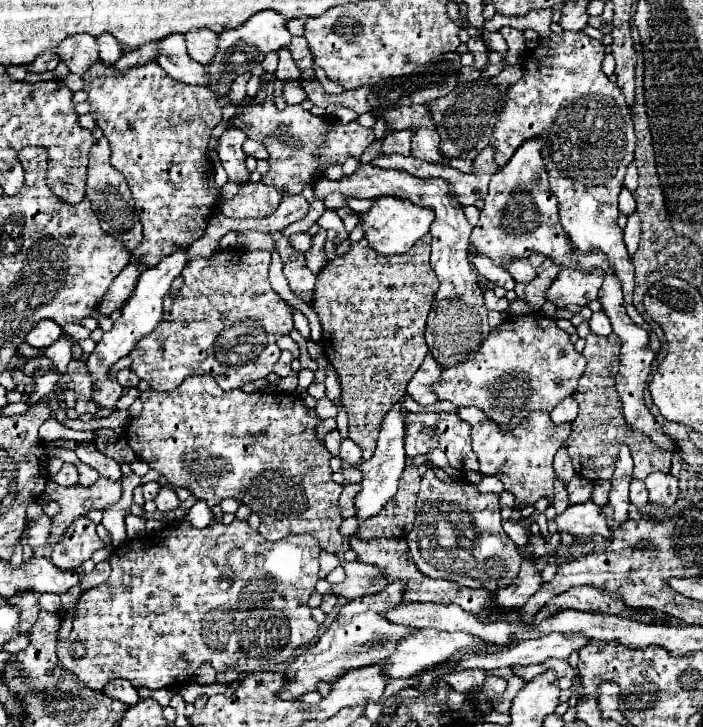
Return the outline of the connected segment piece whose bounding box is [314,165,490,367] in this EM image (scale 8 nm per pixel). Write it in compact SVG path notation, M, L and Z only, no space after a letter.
M358 165L354 175L342 177L340 181L330 181L326 177L320 177L316 181L314 193L318 199L324 199L332 191L360 199L394 195L434 211L436 217L430 227L430 233L434 237L430 265L440 281L440 287L434 295L434 303L426 321L426 343L440 367L450 367L458 361L466 361L488 337L490 327L488 327L488 309L484 305L484 295L476 283L476 269L468 259L468 247L470 247L468 239L472 227L464 215L464 207L454 197L450 185L444 179L418 179L404 171L386 171L372 165Z

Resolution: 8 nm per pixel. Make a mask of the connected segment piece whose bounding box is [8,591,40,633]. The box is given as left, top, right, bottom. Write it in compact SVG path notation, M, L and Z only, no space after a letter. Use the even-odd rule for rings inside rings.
M28 591L28 593L14 595L12 599L8 599L8 603L16 605L20 611L20 633L28 633L28 629L36 623L36 617L40 611L38 597L32 591Z

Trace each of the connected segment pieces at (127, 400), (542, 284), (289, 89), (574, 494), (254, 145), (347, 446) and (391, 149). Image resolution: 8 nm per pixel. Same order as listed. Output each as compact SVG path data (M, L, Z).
M132 387L129 391L123 394L116 404L118 410L127 410L132 403L139 397L139 390L137 387Z
M552 265L552 267L548 267L548 269L544 269L544 271L540 271L538 275L536 275L536 279L530 283L530 285L522 285L522 283L516 283L516 287L514 287L514 291L516 291L516 295L518 295L518 299L522 299L524 303L528 303L534 311L538 311L542 305L544 305L544 301L546 301L546 289L548 289L548 285L554 281L554 277L558 275L558 271L560 271L562 267L560 265Z
M285 81L282 82L283 97L288 105L298 105L306 99L306 93L300 85L300 81Z
M576 475L570 483L568 483L568 497L570 497L570 503L572 505L576 505L576 503L584 503L584 501L588 501L590 499L590 495L592 495L592 481L590 479L586 479L586 477L580 477L580 475Z
M246 139L246 143L244 143L244 153L250 155L250 157L256 157L256 159L268 159L268 151L266 151L266 147L264 147L260 141Z
M344 439L340 447L340 459L358 465L362 461L362 449L352 439Z
M400 131L400 133L388 133L382 141L382 155L410 155L410 139L412 131Z

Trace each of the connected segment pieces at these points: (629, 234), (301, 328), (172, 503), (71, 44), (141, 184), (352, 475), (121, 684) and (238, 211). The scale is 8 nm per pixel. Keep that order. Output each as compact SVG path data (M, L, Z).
M634 213L628 217L628 225L624 229L624 243L630 257L634 257L638 249L638 239L640 239L640 219L638 219L638 213Z
M294 309L294 327L298 329L298 333L300 333L306 341L310 341L310 327L308 327L308 319L306 319L298 309Z
M160 489L160 493L158 493L158 497L154 499L154 503L156 503L158 511L160 511L162 515L166 515L168 511L174 511L180 501L178 501L178 497L176 497L176 493L174 493L172 489Z
M86 33L72 35L64 43L60 43L58 57L72 73L82 75L98 61L98 41L96 37Z
M146 63L146 65L140 65L140 67L134 67L130 69L126 75L114 75L114 67L106 67L102 71L100 77L92 79L84 79L86 85L84 85L84 91L88 93L88 103L90 103L90 115L94 117L96 125L104 131L104 137L110 141L110 147L112 147L112 167L122 171L126 175L126 181L130 185L130 191L132 191L132 197L134 197L134 203L136 203L136 211L138 211L138 217L140 217L140 223L144 227L144 237L140 241L140 247L136 247L136 251L132 251L132 255L140 261L140 265L144 267L154 267L156 263L160 263L160 259L164 255L172 255L172 247L190 247L196 239L200 239L210 223L210 217L216 215L218 211L218 191L216 191L216 185L214 185L214 165L208 157L208 141L210 141L210 133L212 129L222 121L222 111L220 111L220 105L216 103L216 95L208 89L208 87L200 87L200 85L186 85L186 83L180 83L180 81L174 81L170 79L162 67L158 63Z
M354 467L354 469L340 469L336 473L332 473L332 479L340 485L348 485L348 483L360 483L362 473Z
M114 679L106 685L104 691L108 697L120 701L120 703L128 703L128 707L132 707L136 703L136 689L132 687L132 683L124 681L124 679Z
M246 183L240 191L222 203L222 213L230 219L268 217L280 205L280 191L264 183Z

